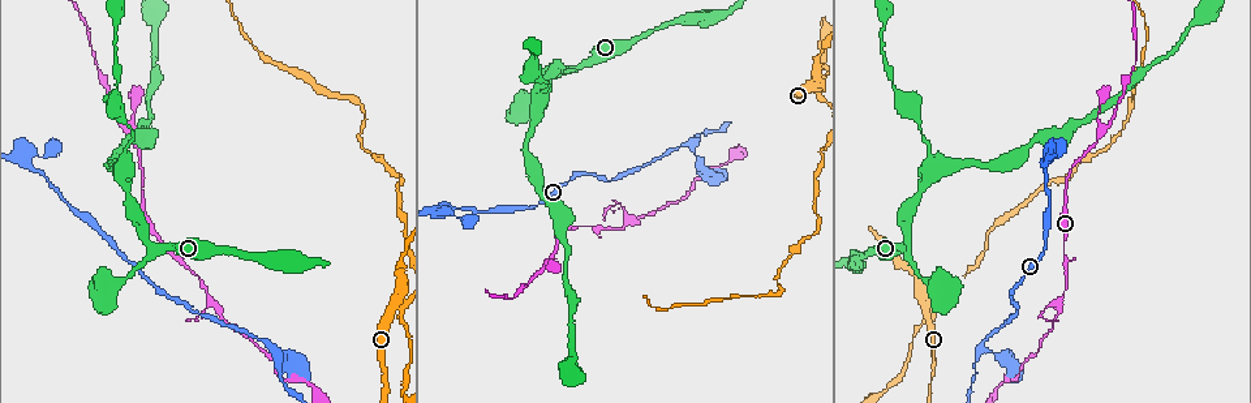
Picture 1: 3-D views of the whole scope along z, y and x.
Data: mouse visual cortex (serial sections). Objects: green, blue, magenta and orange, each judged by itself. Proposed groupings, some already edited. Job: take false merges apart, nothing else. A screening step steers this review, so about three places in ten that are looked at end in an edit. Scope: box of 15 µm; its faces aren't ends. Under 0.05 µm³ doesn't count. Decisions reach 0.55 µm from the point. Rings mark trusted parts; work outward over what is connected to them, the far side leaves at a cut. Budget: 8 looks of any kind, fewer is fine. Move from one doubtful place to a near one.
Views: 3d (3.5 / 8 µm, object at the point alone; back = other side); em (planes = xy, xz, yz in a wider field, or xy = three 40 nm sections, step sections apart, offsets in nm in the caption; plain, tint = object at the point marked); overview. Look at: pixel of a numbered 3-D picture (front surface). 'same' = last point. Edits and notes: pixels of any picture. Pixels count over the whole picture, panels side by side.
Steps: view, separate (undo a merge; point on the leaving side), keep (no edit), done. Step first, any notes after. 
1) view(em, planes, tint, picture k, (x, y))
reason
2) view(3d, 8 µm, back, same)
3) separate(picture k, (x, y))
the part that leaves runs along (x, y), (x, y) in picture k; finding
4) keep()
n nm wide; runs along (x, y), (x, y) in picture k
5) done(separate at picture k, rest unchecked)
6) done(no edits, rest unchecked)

view(em, xy, step 3, tint, picture 1, (1052, 323))
calibre changes

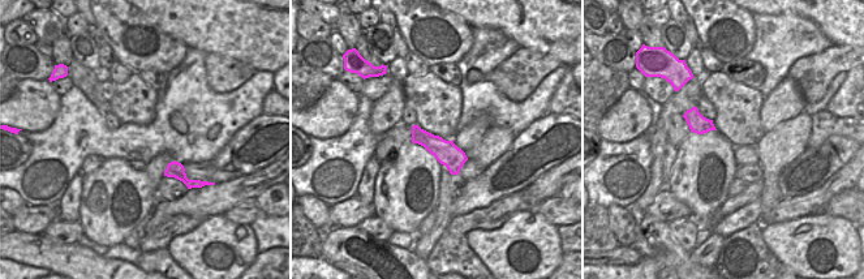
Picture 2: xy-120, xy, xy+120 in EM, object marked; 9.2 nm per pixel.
view(3d, 3.5 µm, same)
wider look

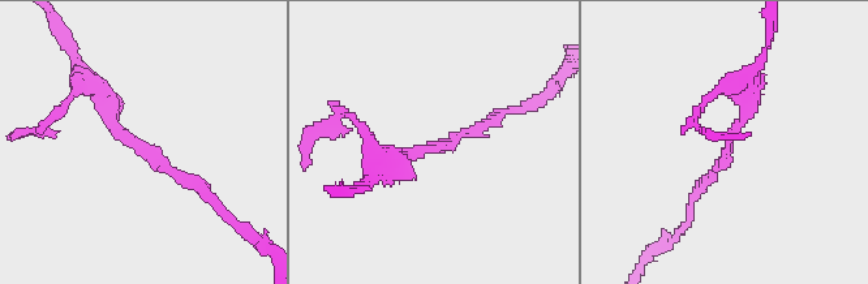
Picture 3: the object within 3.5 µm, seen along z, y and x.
keep()
220 nm wide; runs along (77, 69), (112, 121), (193, 185) in picture 3; continuous, no second cell

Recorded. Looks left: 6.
view(3d, 3.5 µm, picture 1, (127, 130))

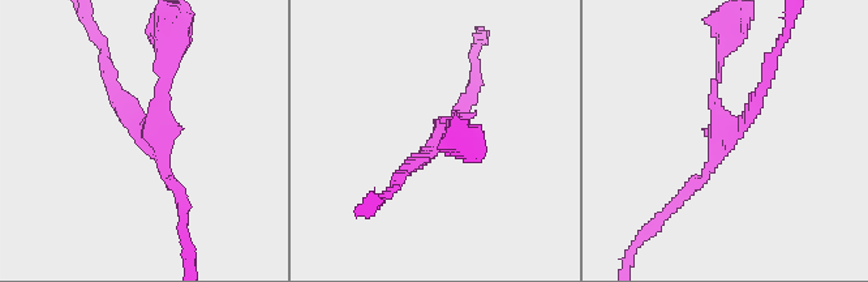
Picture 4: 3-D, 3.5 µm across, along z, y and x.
view(em, xy, step 1, tint, picture 4, (722, 133))
3 arms; arms of 100, 150, 200 nm; need the tissue

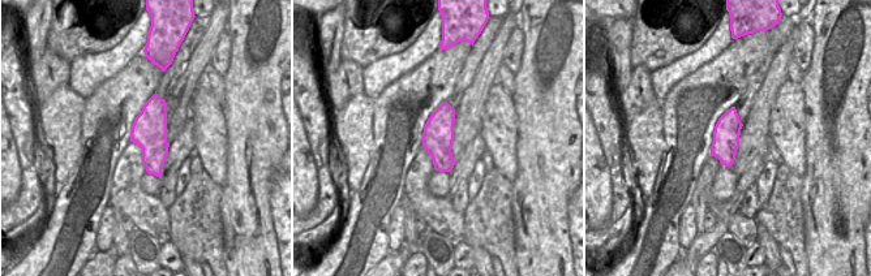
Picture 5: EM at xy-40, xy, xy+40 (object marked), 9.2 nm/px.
view(em, planes, tint, same)

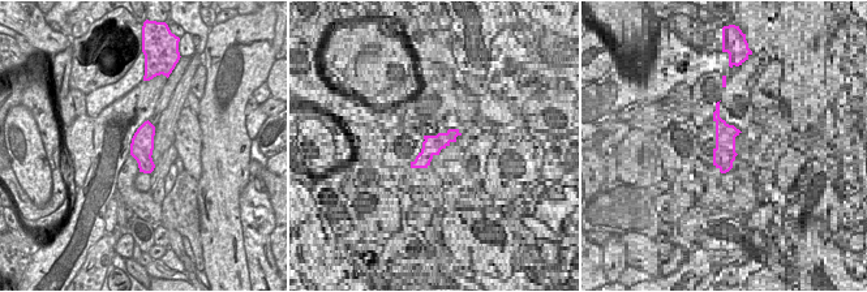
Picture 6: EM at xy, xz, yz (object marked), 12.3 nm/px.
keep()
280 nm wide; runs along (679, 197), (766, 77) in picture 4; continuous, no second cell

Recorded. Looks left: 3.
view(3d, 8 µm, picture 1, (692, 141))
sharp bend

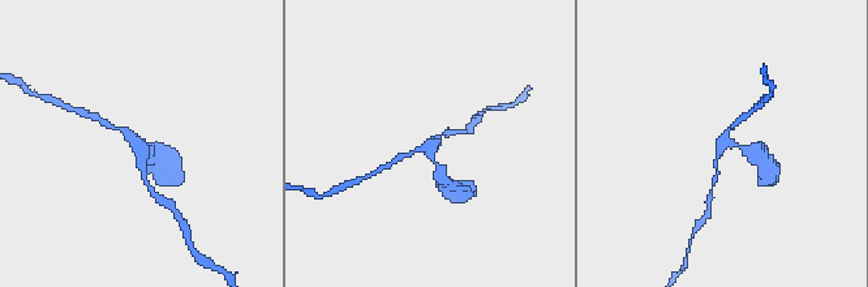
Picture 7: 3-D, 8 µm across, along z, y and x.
view(em, xy, step 3, tint, picture 7, (134, 139))
3 arms; arms of 150, 150, 250 nm

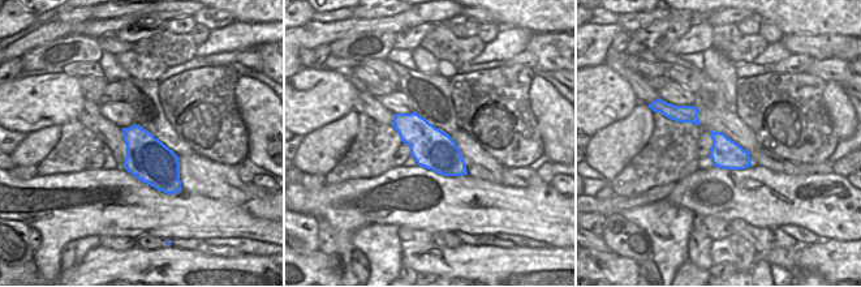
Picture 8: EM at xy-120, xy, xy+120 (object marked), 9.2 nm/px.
keep()
380 nm wide; runs along (106, 124), (134, 137), (150, 155) in picture 7; all the same cell

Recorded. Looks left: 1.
done(no edits, rest unchecked)

